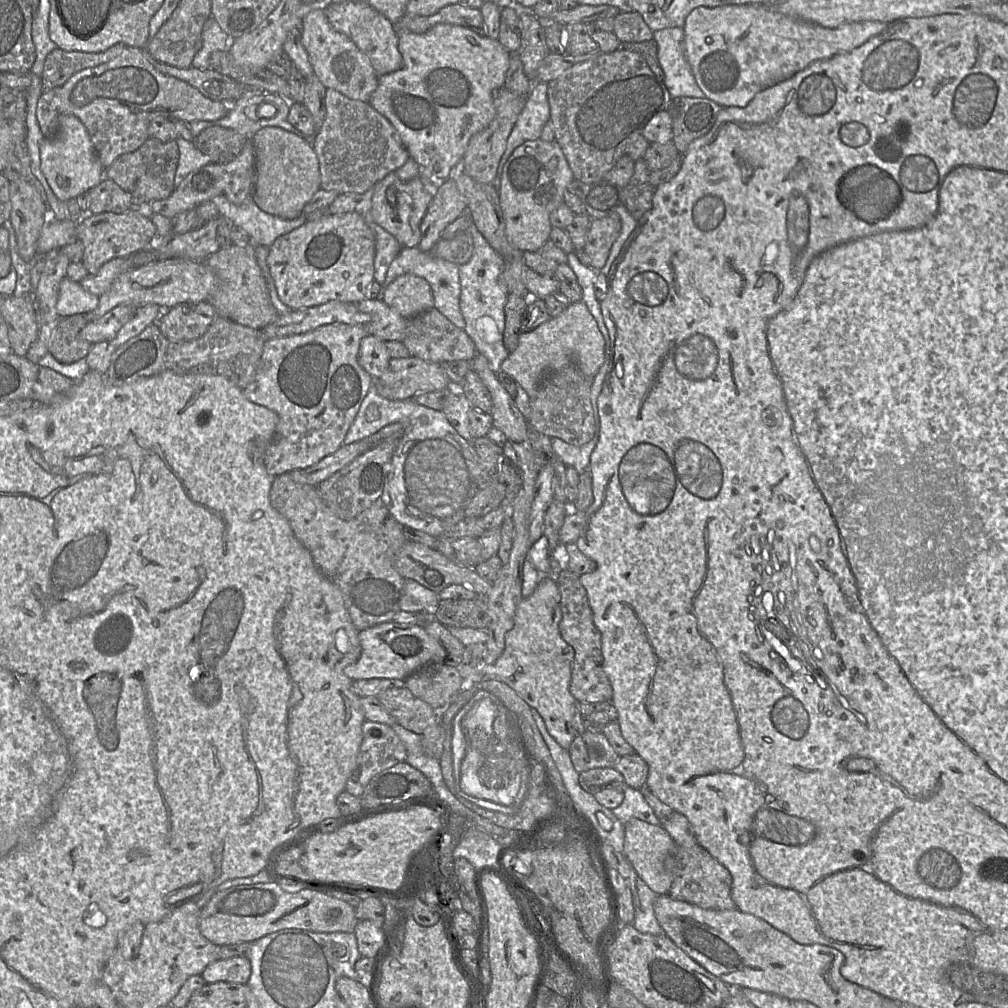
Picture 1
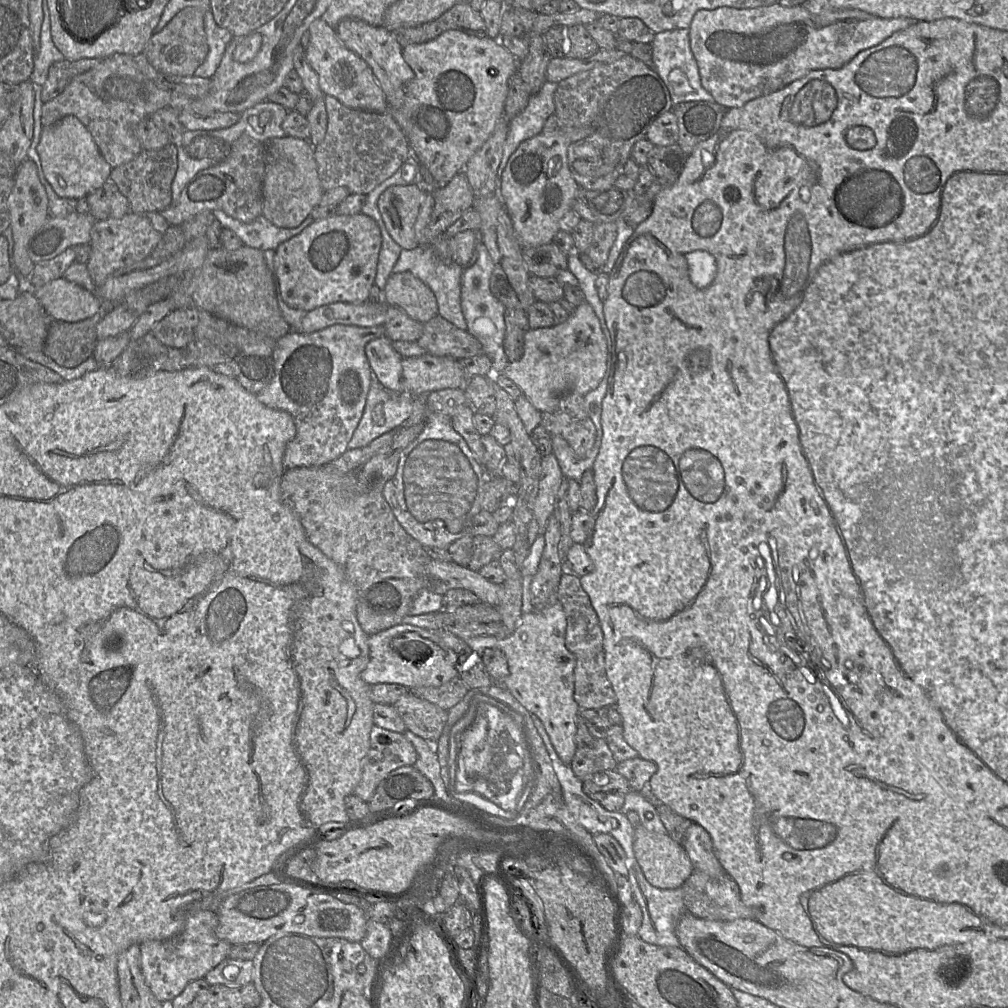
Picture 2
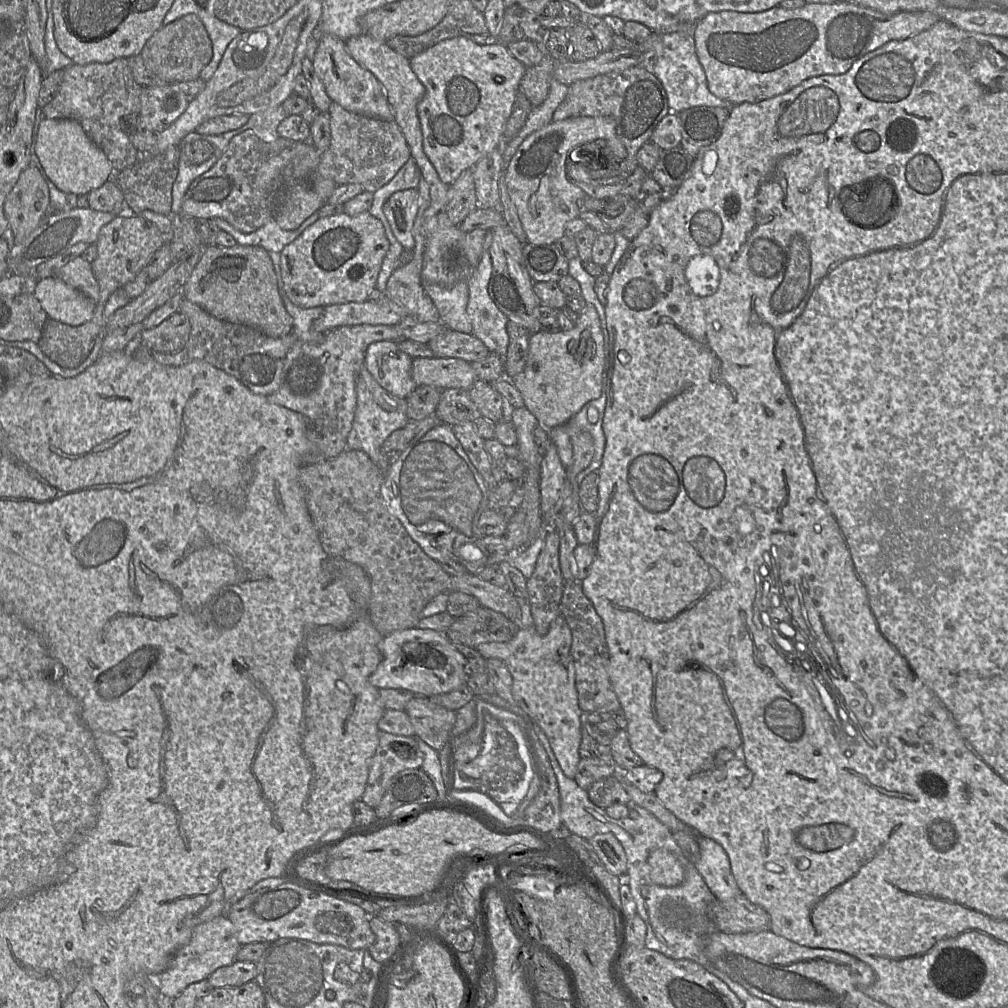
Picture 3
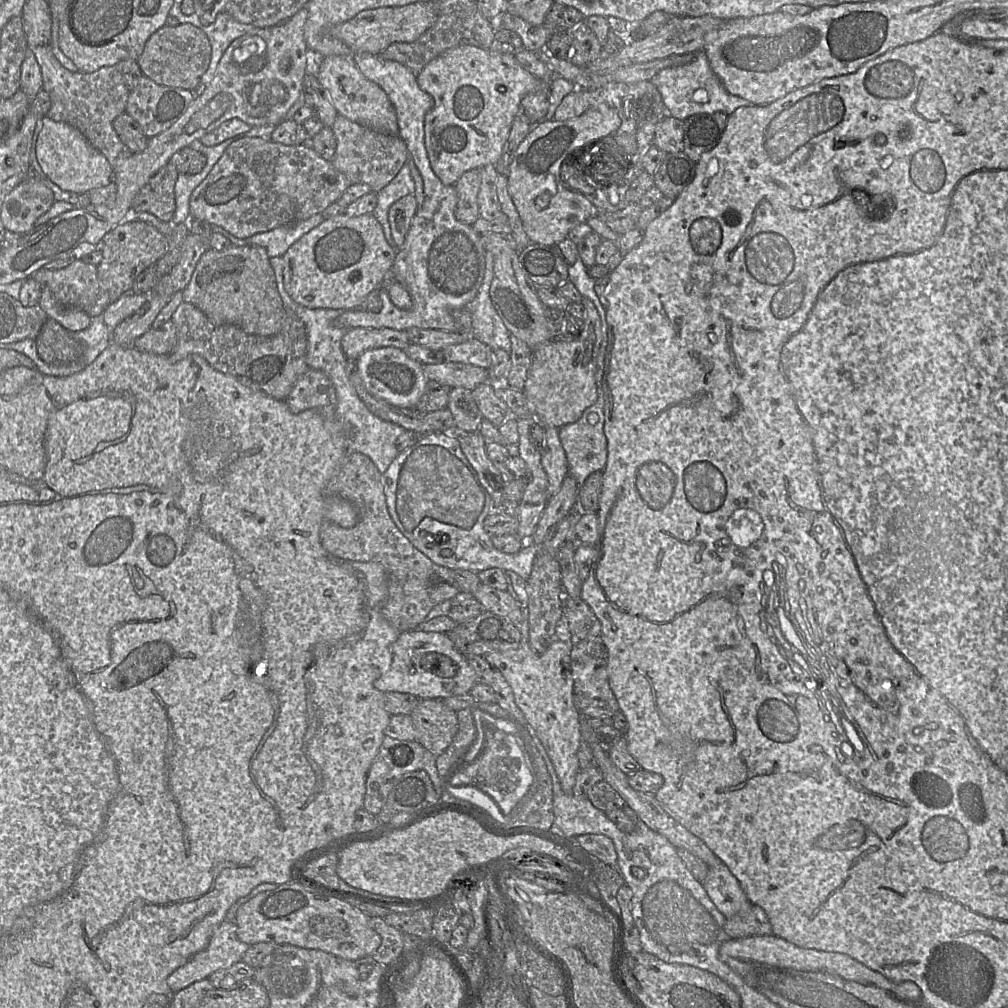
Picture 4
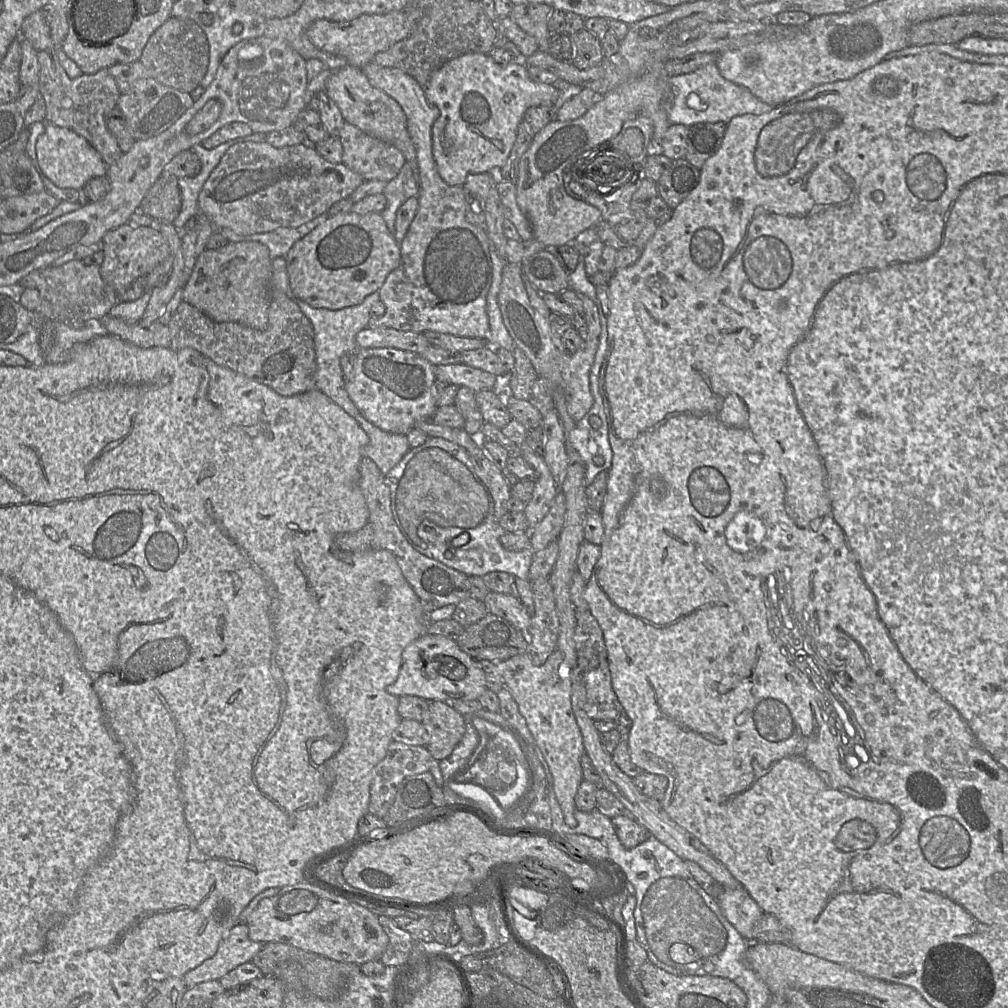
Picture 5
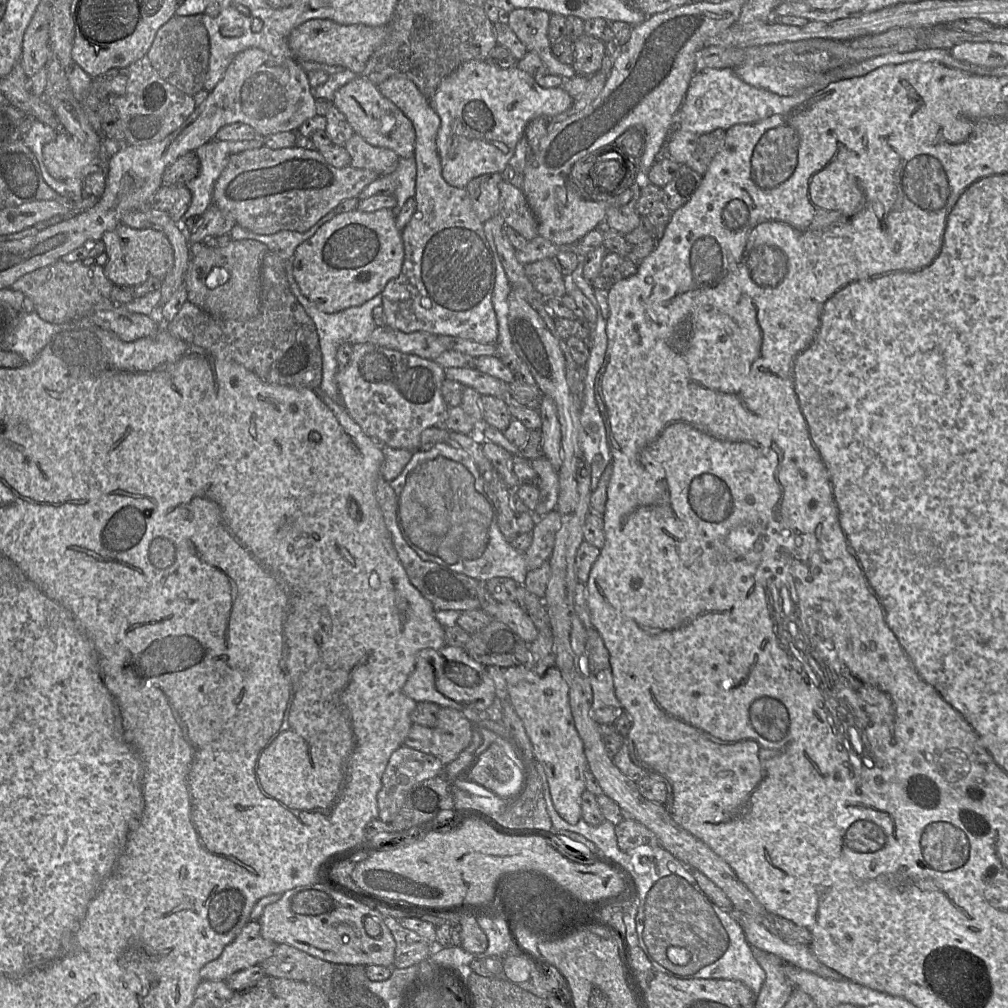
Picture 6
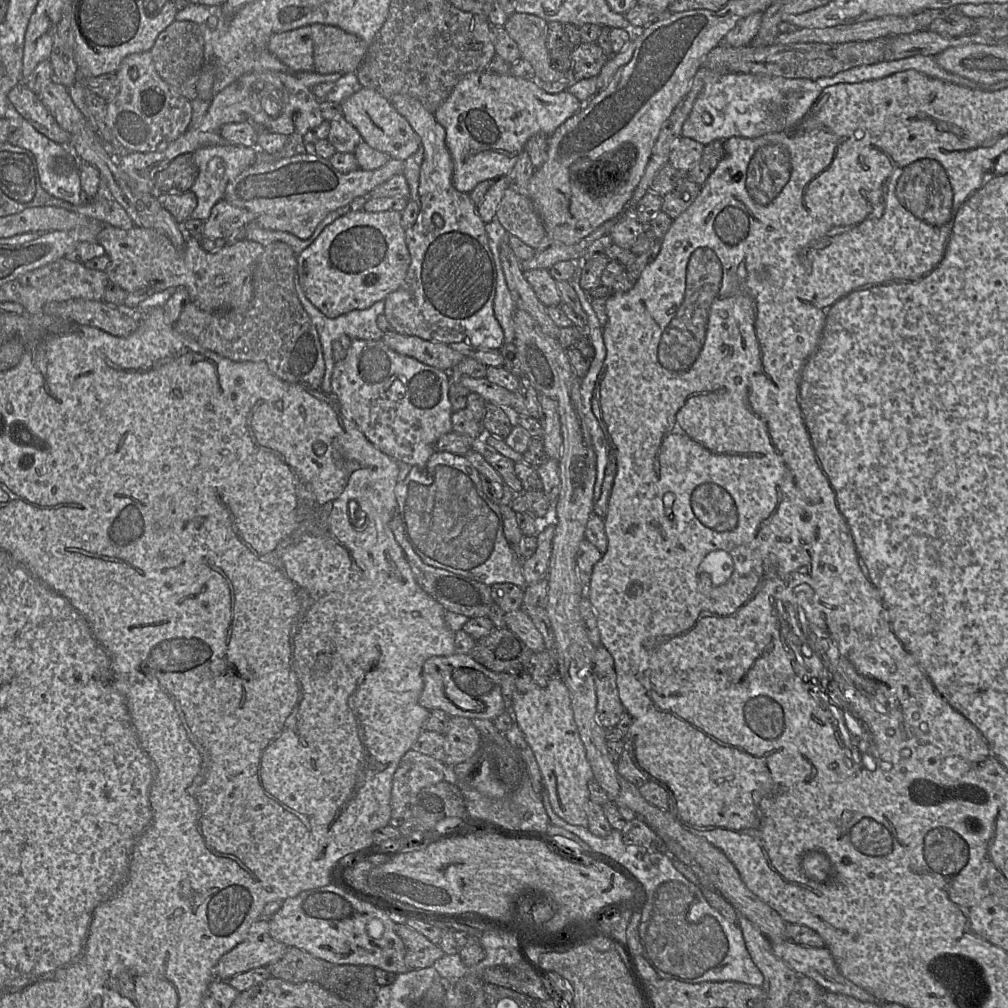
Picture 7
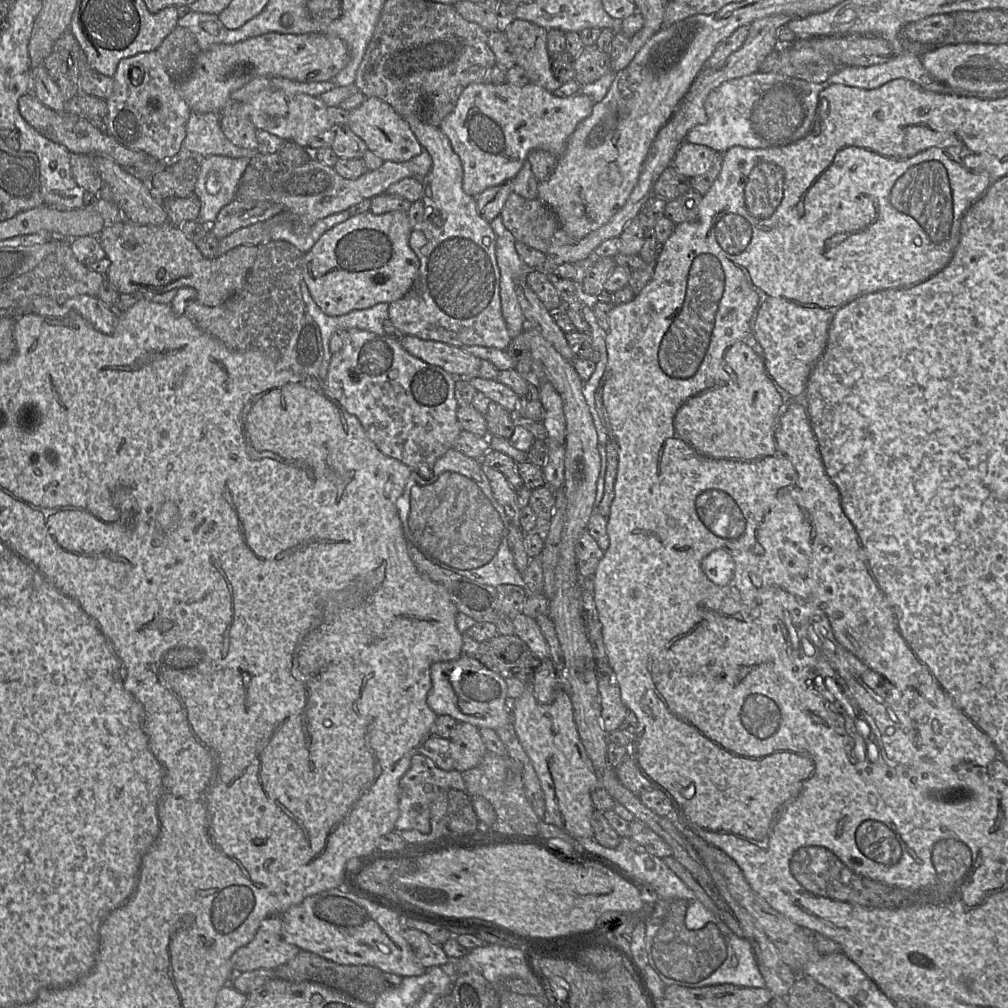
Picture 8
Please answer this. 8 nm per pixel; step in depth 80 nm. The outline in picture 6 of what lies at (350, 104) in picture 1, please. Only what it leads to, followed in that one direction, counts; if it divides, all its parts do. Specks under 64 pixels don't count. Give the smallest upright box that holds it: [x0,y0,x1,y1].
[344,133,401,176]

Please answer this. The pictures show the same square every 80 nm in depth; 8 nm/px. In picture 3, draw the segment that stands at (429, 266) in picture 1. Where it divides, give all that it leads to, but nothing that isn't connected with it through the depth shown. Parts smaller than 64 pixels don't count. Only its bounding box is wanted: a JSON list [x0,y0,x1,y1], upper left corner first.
[424,282,472,333]

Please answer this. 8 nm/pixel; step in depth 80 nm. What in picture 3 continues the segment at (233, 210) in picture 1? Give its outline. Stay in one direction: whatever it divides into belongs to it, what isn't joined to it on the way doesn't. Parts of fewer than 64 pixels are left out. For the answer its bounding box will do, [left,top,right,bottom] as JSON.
[213,212,320,253]

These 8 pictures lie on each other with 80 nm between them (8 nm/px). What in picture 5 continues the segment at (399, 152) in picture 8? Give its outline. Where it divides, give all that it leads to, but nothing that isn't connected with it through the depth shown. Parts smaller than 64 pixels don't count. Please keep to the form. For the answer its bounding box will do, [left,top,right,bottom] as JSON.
[325,64,417,166]

